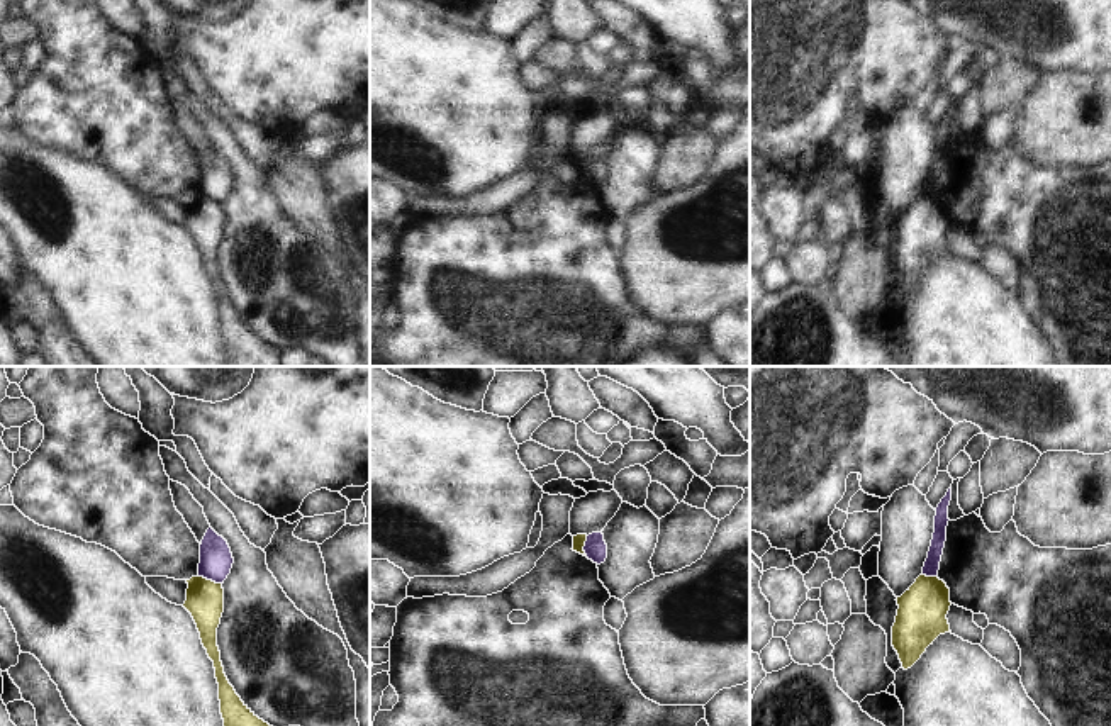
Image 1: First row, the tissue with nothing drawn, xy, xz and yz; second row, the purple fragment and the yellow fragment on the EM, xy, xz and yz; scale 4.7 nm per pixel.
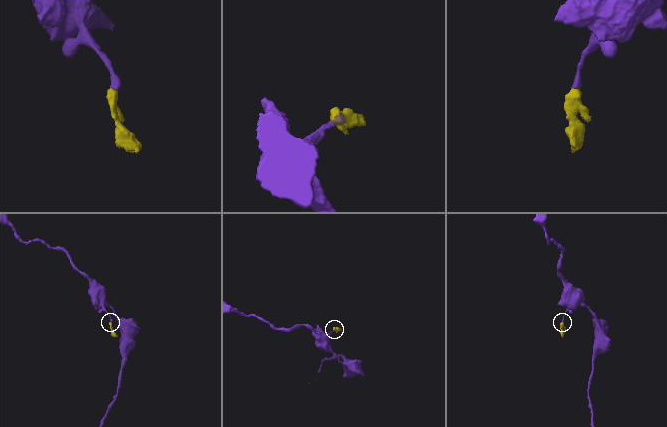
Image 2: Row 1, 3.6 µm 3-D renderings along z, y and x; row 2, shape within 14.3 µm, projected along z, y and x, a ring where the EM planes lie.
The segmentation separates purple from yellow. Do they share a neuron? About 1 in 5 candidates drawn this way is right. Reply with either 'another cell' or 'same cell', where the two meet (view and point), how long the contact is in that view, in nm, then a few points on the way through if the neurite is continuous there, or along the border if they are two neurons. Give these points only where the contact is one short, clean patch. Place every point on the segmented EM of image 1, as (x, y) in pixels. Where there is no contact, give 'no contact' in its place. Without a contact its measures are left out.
another cell; meets purple in xy at (211, 579); contact 120 nm long; border along xy (199, 575), (221, 584)

